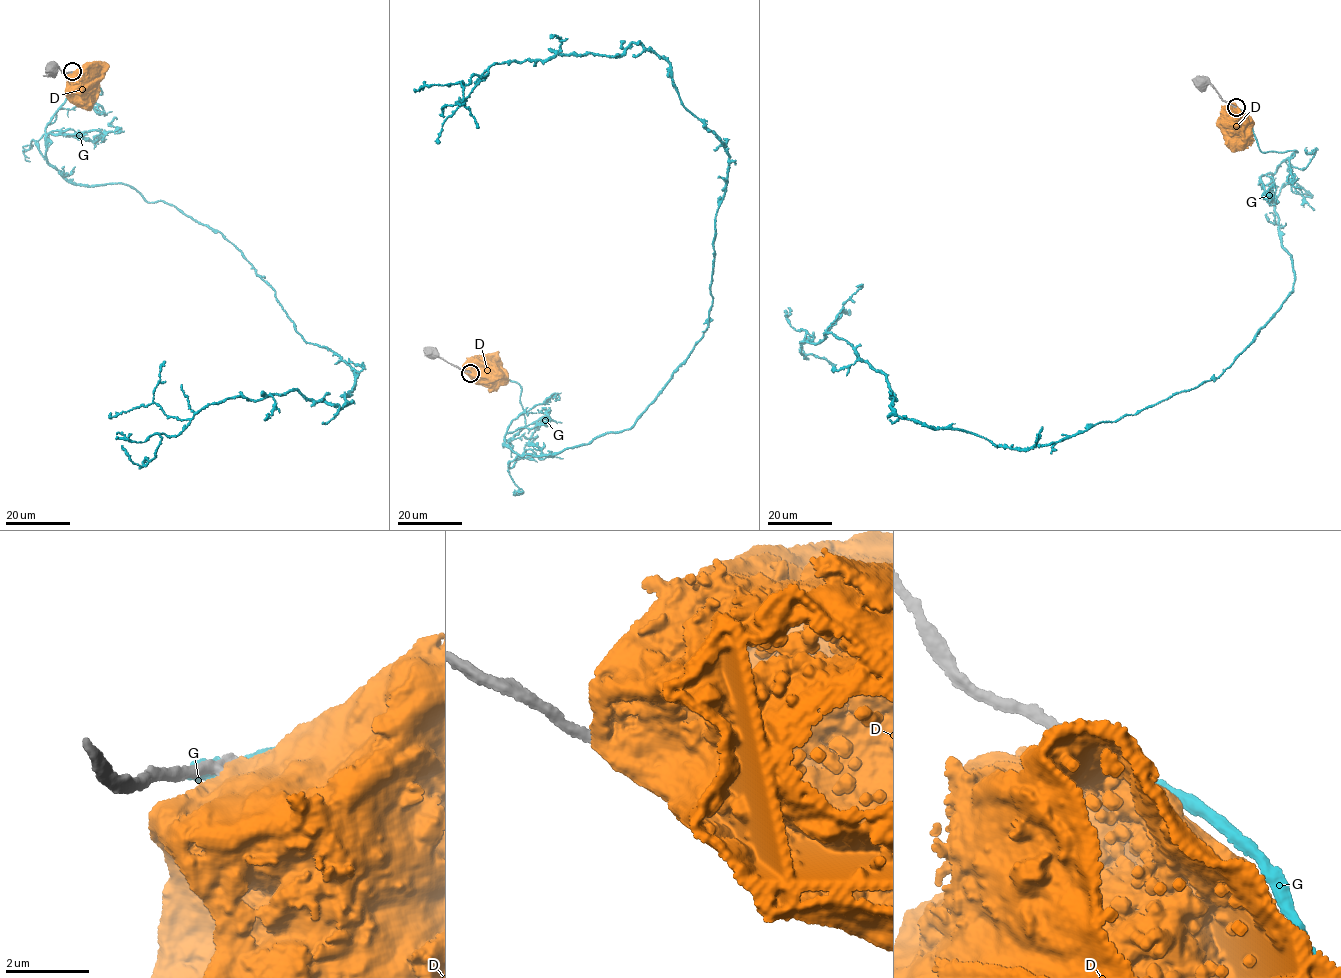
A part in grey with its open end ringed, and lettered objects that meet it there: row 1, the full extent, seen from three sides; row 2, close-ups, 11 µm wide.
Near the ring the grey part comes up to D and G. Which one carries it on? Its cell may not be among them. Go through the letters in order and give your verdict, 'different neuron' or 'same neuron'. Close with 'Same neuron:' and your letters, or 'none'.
D: different neuron
G: different neuron
Same neuron: none

